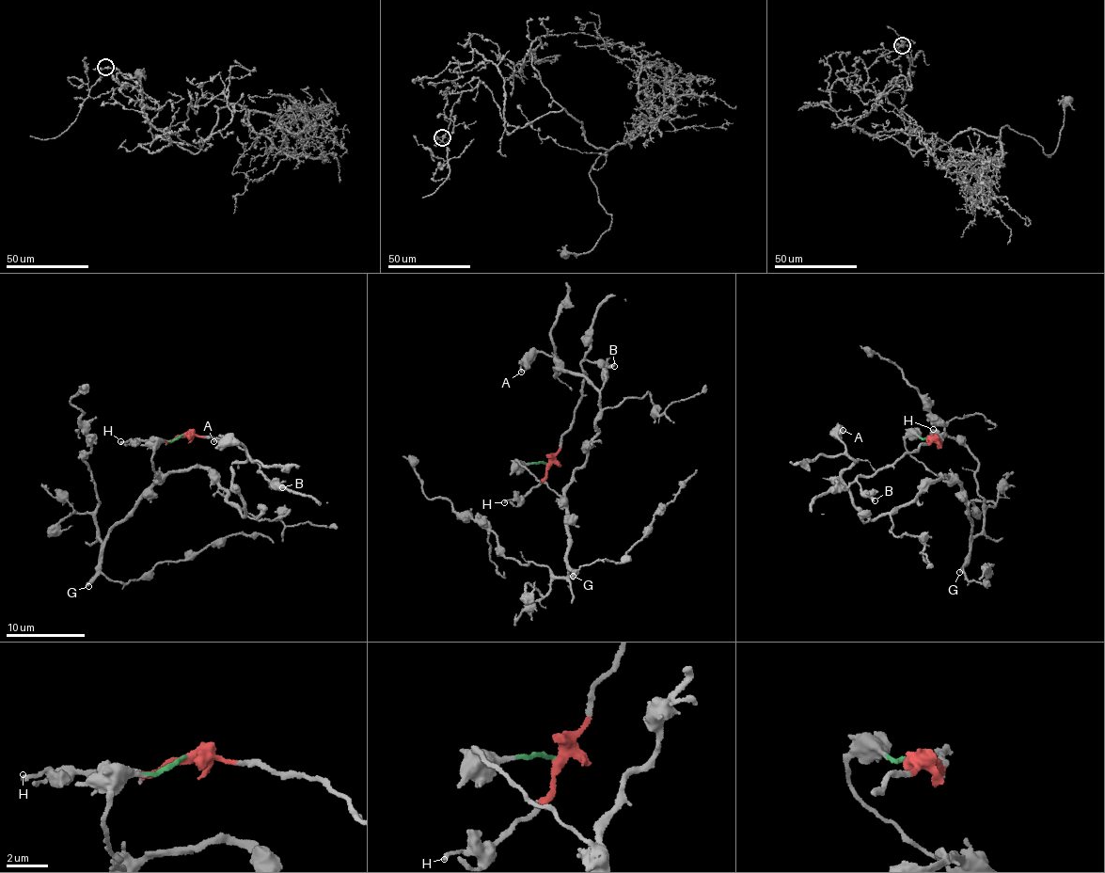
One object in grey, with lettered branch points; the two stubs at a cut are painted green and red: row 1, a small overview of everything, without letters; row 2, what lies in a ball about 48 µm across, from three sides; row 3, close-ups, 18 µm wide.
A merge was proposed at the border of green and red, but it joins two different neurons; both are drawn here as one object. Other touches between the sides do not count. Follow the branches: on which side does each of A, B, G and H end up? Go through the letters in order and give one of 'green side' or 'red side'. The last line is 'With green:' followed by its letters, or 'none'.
A: green side
B: red side
G: green side
H: red side
With green: A, G

